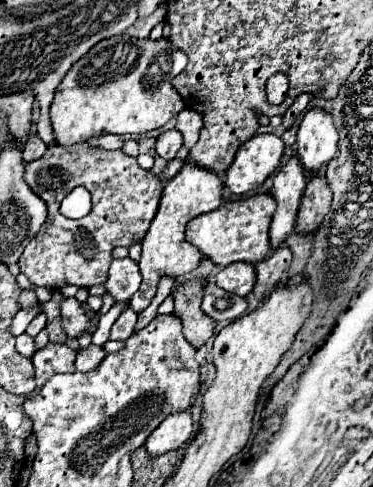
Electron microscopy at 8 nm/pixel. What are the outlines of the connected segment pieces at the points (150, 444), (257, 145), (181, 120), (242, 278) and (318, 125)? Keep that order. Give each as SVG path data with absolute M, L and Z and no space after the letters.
M189 410L171 412L159 426L153 436L145 442L145 448L151 456L161 456L169 450L179 450L191 436L193 418Z
M257 134L243 144L225 174L225 186L241 196L257 190L279 166L285 144L275 134Z
M187 108L179 112L179 116L177 116L177 126L175 126L175 128L183 134L183 140L185 140L185 146L187 146L187 148L191 148L191 146L197 142L201 124L203 124L203 120L201 120L199 112L193 112L193 110L187 110Z
M235 262L217 272L215 284L237 296L247 296L255 286L255 268L247 262Z
M321 108L309 110L301 120L295 154L309 176L321 176L327 164L337 152L339 134L333 126L333 118Z

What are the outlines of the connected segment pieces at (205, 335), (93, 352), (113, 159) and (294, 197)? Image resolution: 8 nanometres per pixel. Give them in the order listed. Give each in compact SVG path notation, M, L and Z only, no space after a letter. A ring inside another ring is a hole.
M201 280L187 282L173 292L175 316L183 322L183 334L189 344L201 348L215 332L215 322L201 312L205 284Z
M91 344L89 348L83 348L77 352L77 360L75 366L79 372L91 372L95 368L99 368L99 364L103 362L103 358L107 356L107 352L101 346Z
M57 144L49 146L45 156L41 160L29 162L25 166L25 182L29 184L29 188L47 204L47 220L41 226L39 234L27 244L21 260L19 260L19 268L21 272L35 284L35 286L45 286L51 290L63 288L65 284L75 284L79 288L91 288L91 286L105 284L107 282L107 272L111 266L111 252L117 246L133 246L139 244L147 230L151 220L157 214L159 208L159 200L161 200L161 192L163 192L163 184L161 180L149 172L143 170L135 158L127 156L121 150L97 150L93 148L91 152L95 154L79 154L79 158L73 154L73 148L61 148ZM75 186L85 186L91 192L93 198L93 208L91 212L81 218L81 220L69 220L59 212L59 204L61 200L75 188Z
M291 158L287 166L283 166L277 172L273 182L273 198L277 200L277 210L273 214L273 222L269 230L271 250L277 250L293 232L305 186L307 180L305 176L301 176L301 168L297 168L297 160Z

